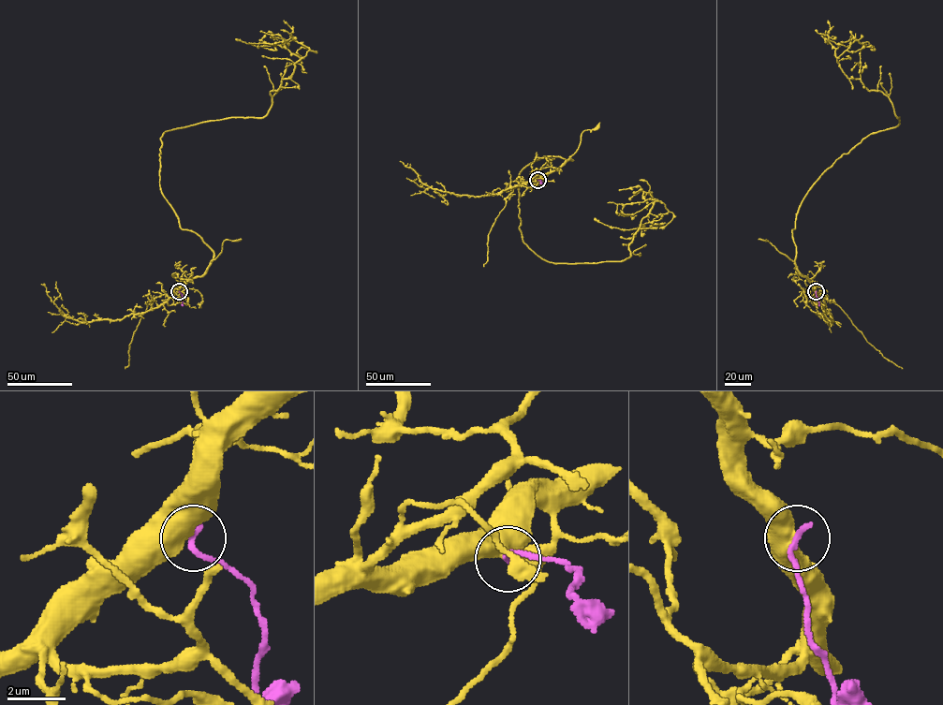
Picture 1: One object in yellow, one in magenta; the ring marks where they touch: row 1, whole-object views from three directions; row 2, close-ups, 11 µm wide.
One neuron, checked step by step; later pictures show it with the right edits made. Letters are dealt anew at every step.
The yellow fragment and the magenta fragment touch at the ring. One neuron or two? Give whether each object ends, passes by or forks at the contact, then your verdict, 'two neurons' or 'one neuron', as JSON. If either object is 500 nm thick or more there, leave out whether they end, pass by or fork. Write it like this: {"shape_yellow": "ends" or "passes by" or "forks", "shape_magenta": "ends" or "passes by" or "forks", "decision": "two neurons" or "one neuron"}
{"decision": "two neurons"}

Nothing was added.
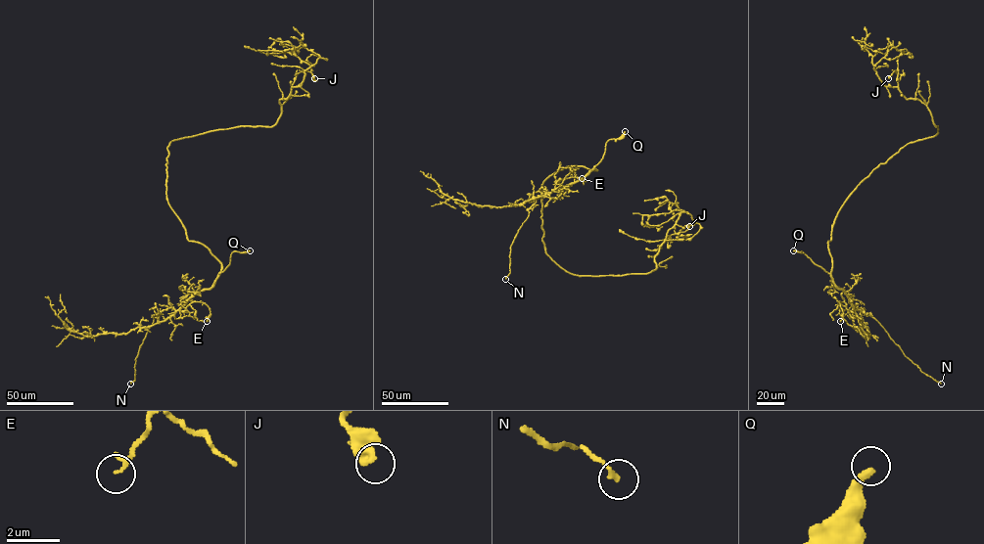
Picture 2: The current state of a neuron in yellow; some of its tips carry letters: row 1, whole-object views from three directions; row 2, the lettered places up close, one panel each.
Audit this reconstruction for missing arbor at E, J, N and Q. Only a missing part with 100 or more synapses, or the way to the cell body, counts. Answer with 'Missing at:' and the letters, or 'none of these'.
Missing at: Q

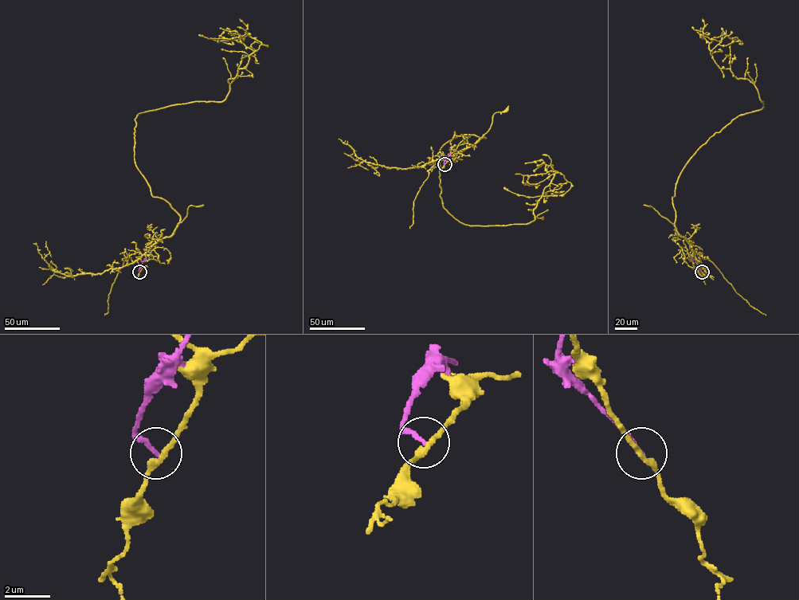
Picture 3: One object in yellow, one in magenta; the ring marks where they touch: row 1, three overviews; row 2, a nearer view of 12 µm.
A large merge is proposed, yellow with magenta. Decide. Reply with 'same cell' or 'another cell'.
another cell

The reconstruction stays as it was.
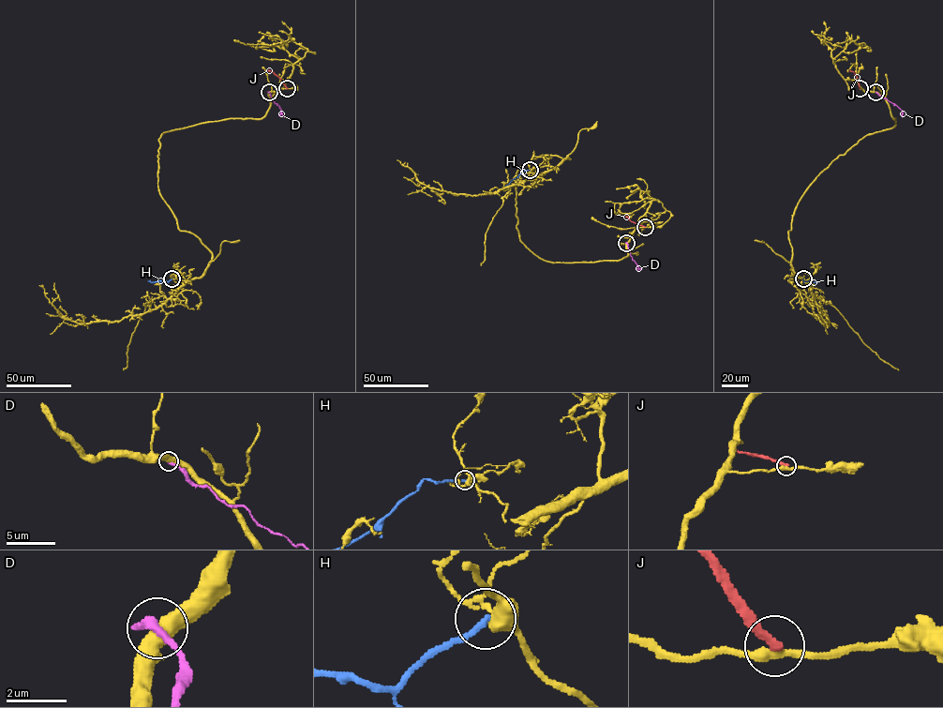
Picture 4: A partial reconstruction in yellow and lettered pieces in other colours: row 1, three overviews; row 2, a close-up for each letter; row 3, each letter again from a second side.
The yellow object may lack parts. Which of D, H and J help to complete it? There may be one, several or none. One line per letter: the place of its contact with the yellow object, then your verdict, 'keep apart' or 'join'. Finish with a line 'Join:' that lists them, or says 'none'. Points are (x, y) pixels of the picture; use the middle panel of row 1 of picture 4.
D: (626, 243) | keep apart
H: (530, 170) | keep apart
J: (645, 227) | keep apart
Join: none

